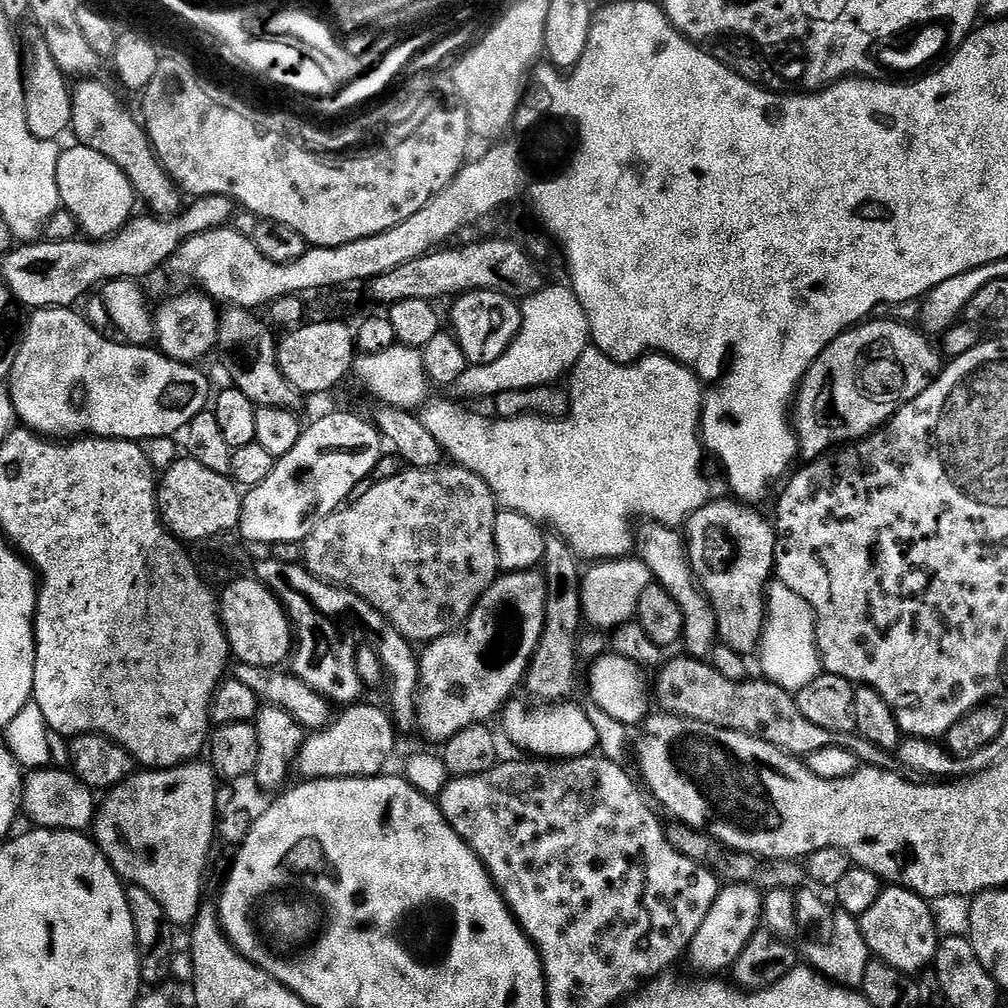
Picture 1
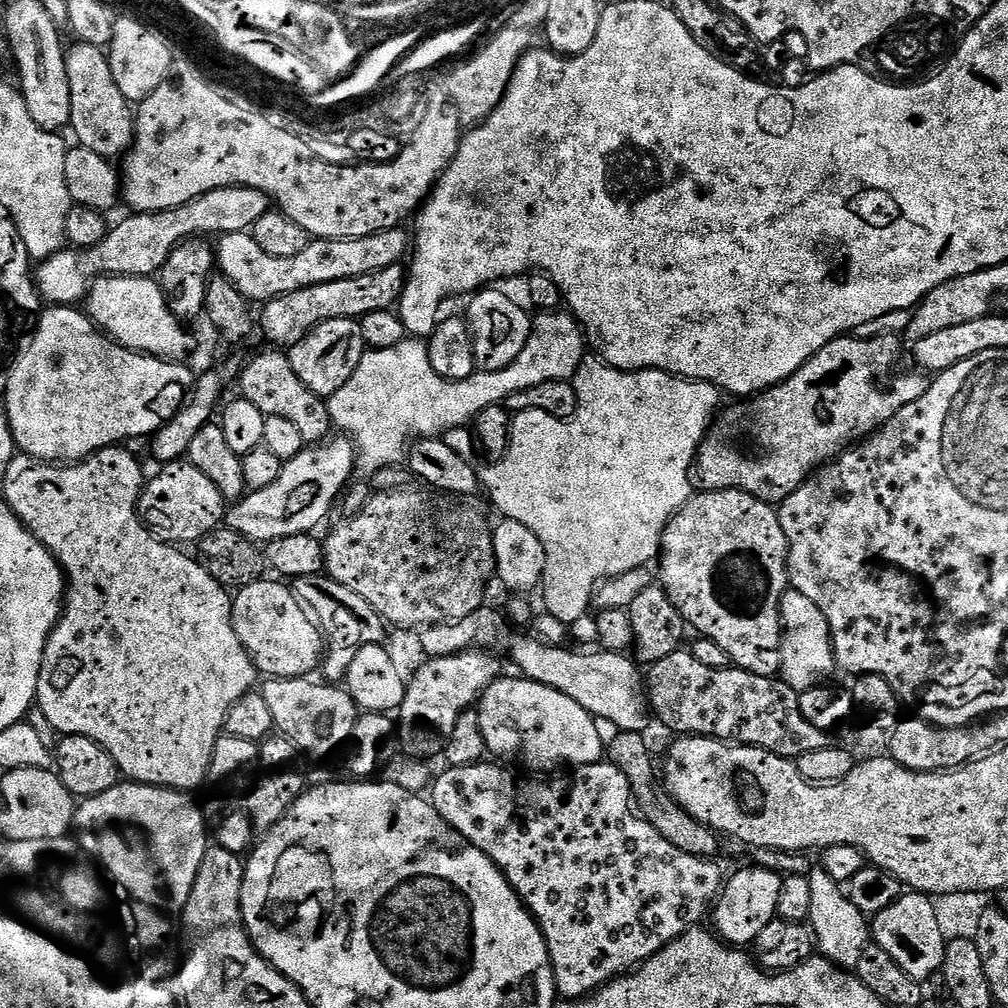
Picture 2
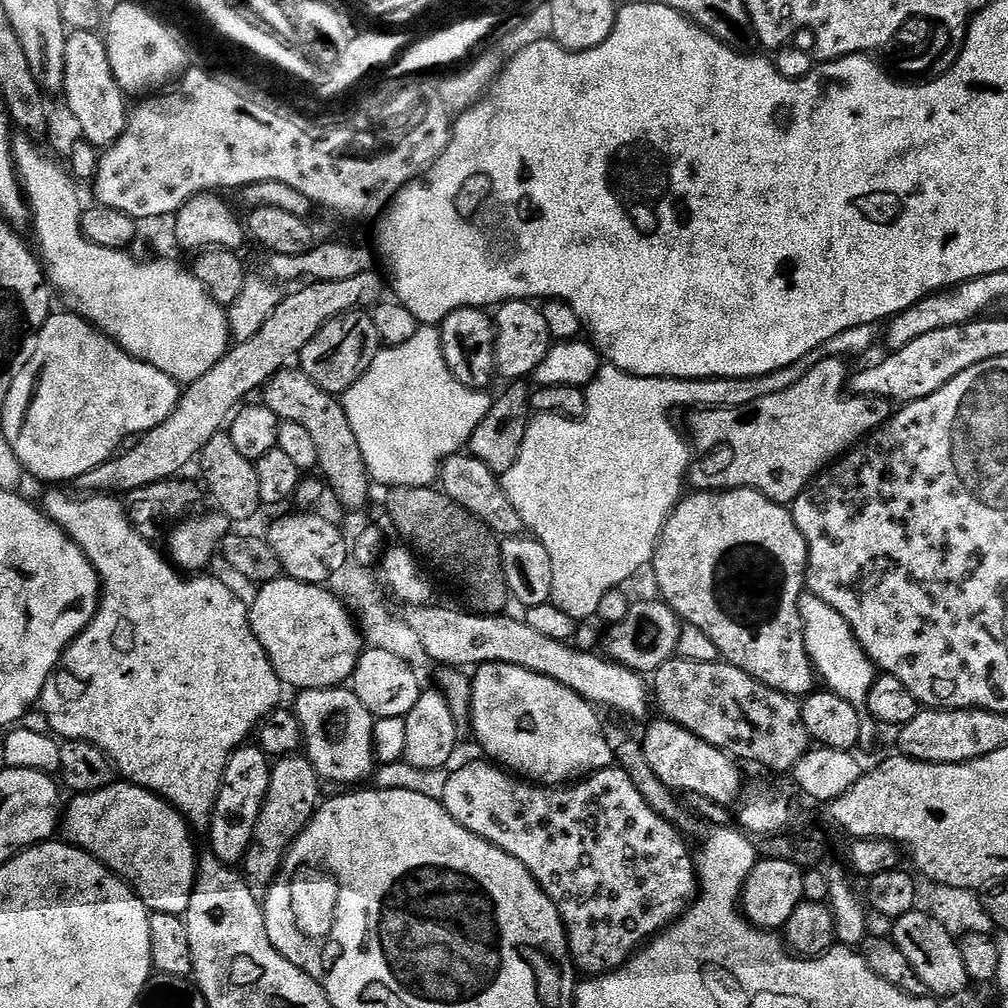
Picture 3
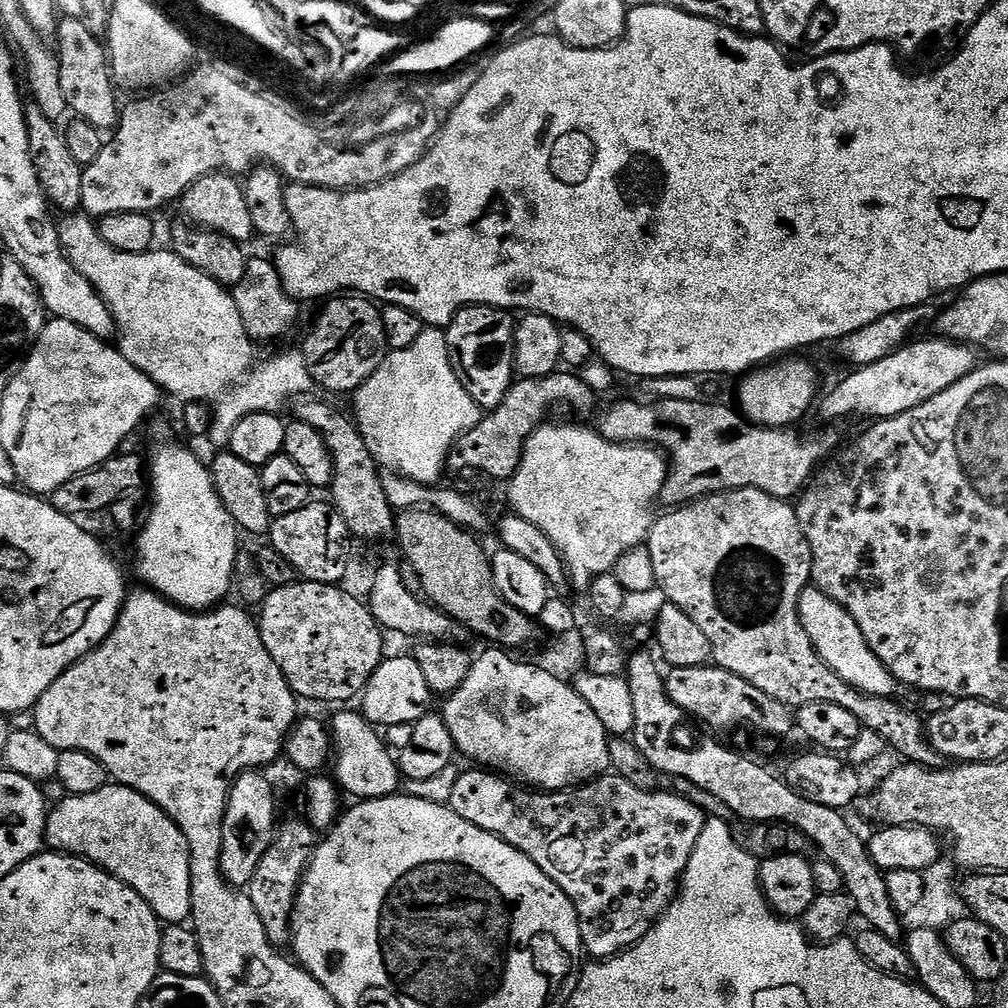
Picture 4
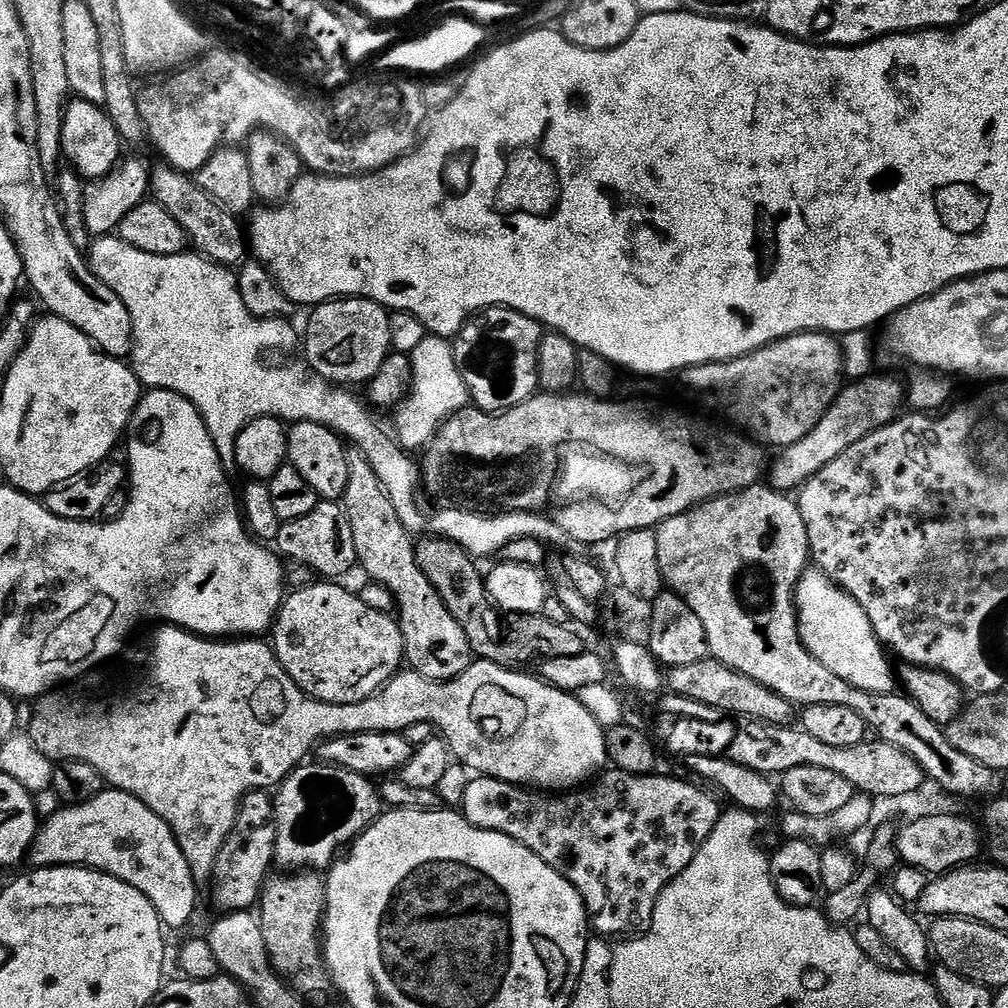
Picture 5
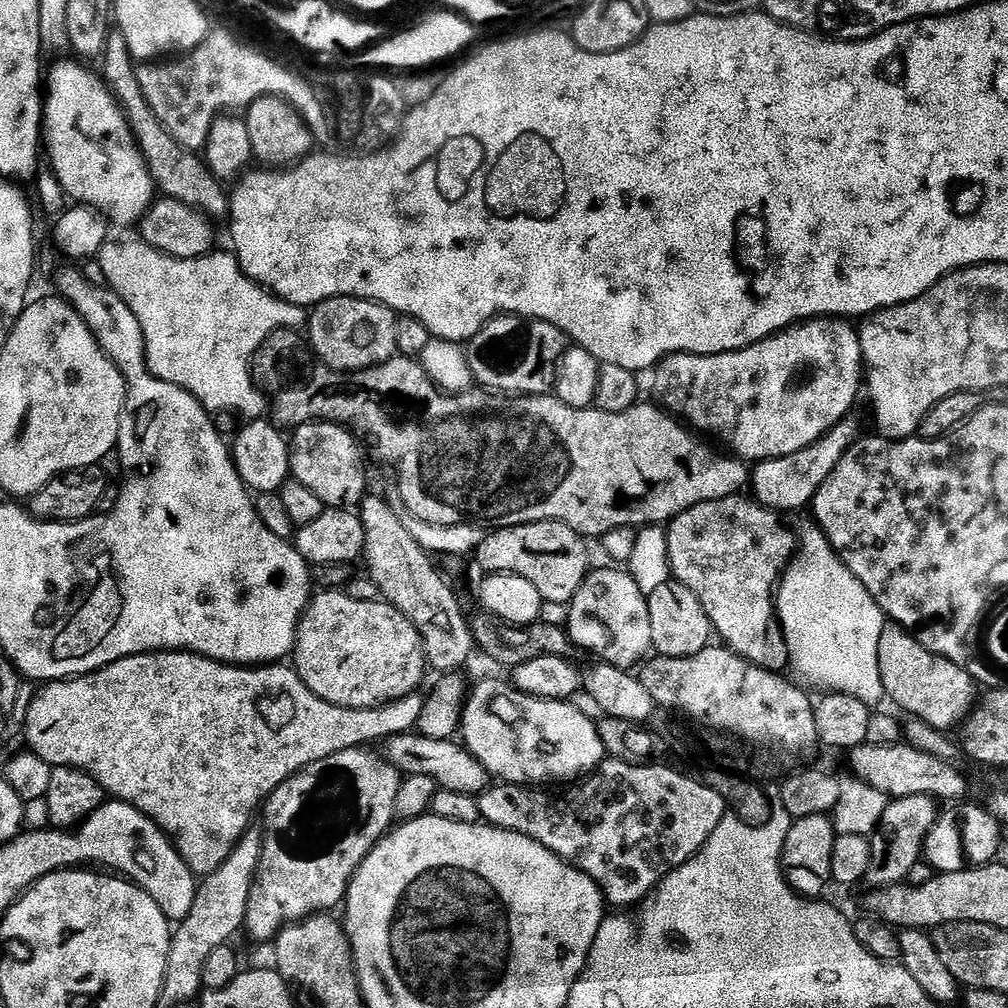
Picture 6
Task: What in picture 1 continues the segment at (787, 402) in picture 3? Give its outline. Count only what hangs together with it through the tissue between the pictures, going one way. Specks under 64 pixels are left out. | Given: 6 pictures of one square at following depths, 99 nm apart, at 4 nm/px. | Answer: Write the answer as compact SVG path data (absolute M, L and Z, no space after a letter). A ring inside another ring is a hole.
M891 318L869 319L855 328L849 328L810 365L794 397L794 431L798 452L805 461L817 460L819 456L831 453L837 446L847 446L855 441L871 436L884 427L892 415L903 404L918 398L940 377L942 371L942 352L931 344L929 337L919 327L911 323L900 323Z

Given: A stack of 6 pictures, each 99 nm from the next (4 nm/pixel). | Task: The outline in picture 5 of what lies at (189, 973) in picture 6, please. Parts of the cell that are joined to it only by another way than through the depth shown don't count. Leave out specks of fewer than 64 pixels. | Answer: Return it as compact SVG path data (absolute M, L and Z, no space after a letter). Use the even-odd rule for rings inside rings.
M267 791L250 792L244 797L236 824L218 854L210 887L216 904L225 913L251 909L259 901L276 859L274 800Z

